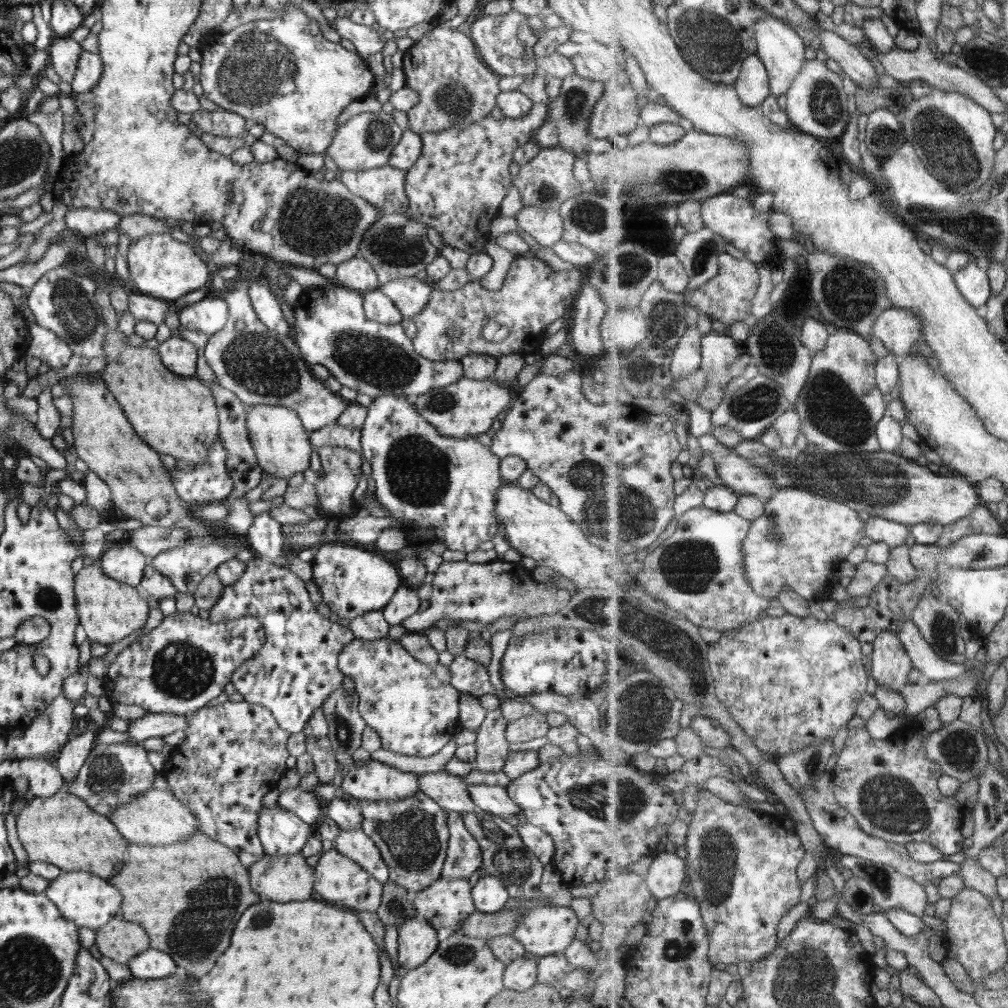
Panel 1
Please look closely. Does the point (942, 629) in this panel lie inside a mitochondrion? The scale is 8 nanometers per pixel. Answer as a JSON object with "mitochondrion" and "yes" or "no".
{"mitochondrion":"yes"}

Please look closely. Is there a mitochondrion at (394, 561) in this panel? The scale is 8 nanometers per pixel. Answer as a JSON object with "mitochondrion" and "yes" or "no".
{"mitochondrion":"no"}

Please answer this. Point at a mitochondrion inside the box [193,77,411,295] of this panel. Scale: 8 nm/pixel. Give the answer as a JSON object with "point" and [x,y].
{"point":[312,222]}

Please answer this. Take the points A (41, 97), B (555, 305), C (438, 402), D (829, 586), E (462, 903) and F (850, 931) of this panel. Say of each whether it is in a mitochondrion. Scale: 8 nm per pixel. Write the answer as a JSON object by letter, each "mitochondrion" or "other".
{"A":"other","B":"other","C":"mitochondrion","D":"other","E":"other","F":"other"}

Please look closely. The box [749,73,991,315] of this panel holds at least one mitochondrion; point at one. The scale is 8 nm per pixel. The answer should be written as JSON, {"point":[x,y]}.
{"point":[961,167]}

